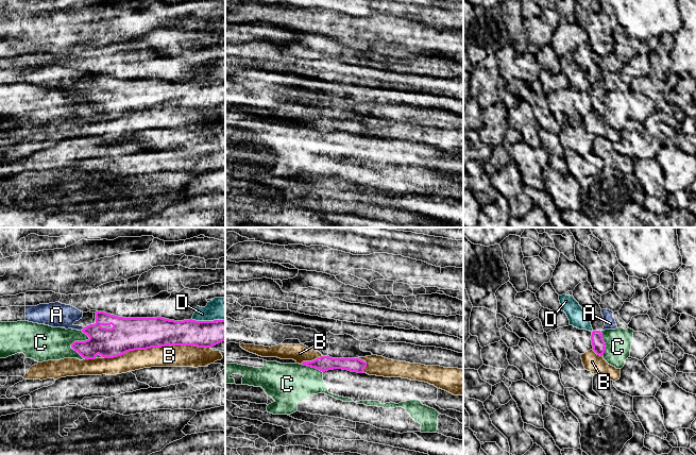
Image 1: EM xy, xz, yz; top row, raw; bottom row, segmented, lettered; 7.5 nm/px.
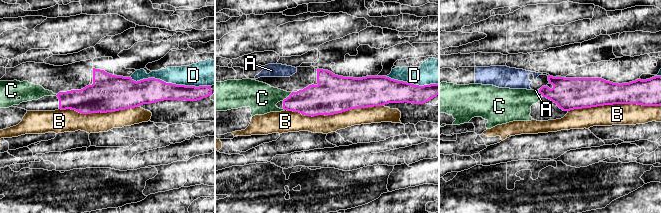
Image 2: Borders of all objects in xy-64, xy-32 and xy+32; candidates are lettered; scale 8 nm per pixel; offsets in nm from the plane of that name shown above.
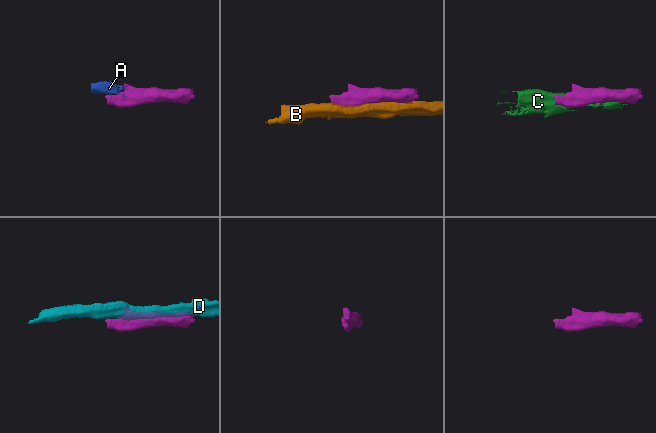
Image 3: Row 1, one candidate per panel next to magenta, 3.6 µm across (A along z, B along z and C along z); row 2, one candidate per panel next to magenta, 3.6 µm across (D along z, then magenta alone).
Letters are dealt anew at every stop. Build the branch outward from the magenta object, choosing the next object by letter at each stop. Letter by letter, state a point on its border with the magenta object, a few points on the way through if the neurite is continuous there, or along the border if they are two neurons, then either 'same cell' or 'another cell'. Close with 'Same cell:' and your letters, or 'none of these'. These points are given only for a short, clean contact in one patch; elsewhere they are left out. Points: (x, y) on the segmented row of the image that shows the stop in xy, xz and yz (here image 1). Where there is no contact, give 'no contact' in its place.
A: meets magenta in xy at (83, 329); border along xy (84, 327), (81, 330); another cell
B: meets magenta in xy at (156, 347); another cell
C: meets magenta in xy at (75, 341); border along xy (81, 331), (88, 338), (75, 340), (71, 347), (85, 358); another cell
D: meets magenta in xy at (208, 321); another cell
Same cell: none of these

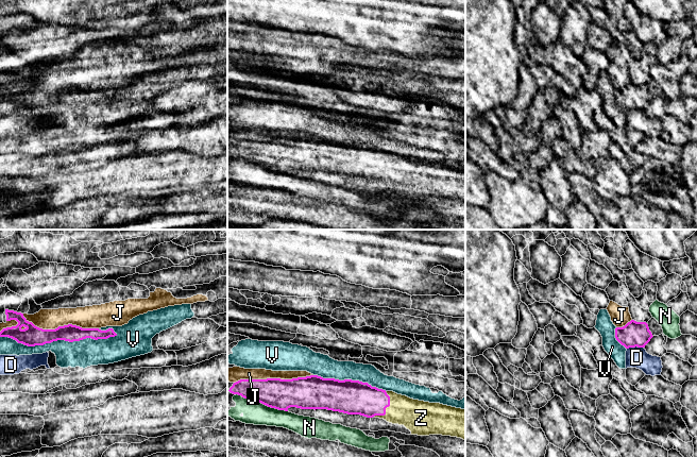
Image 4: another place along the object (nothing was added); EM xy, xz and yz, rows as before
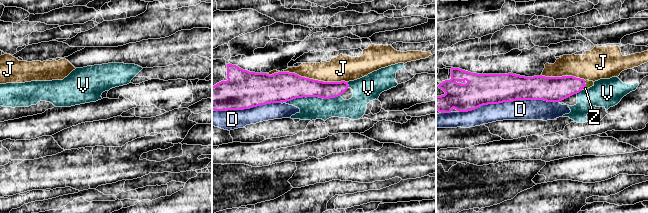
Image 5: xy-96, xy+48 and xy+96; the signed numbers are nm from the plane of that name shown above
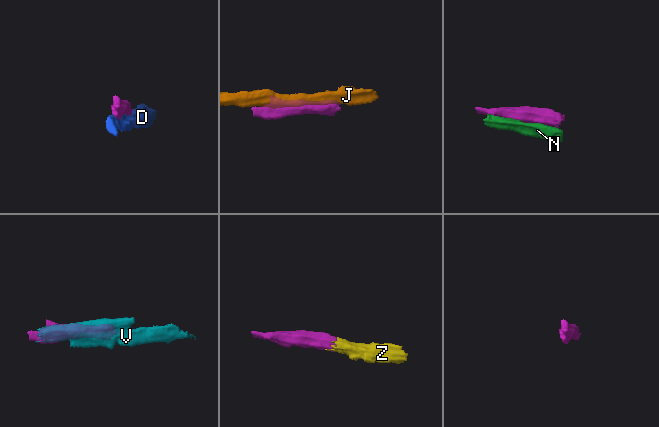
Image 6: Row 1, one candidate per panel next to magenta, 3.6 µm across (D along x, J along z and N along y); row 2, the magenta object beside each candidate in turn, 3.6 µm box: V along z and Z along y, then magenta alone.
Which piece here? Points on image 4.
D: meets magenta in yz at (634, 347); another cell
J: meets magenta in xz at (273, 378); another cell
N: meets magenta in xz at (261, 403); another cell
V: meets magenta in xy at (58, 339); another cell
Z: meets magenta in xz at (386, 407); runs through xz (355, 398), (379, 403), (386, 407), (393, 407), (417, 416); same cell
Same cell: Z

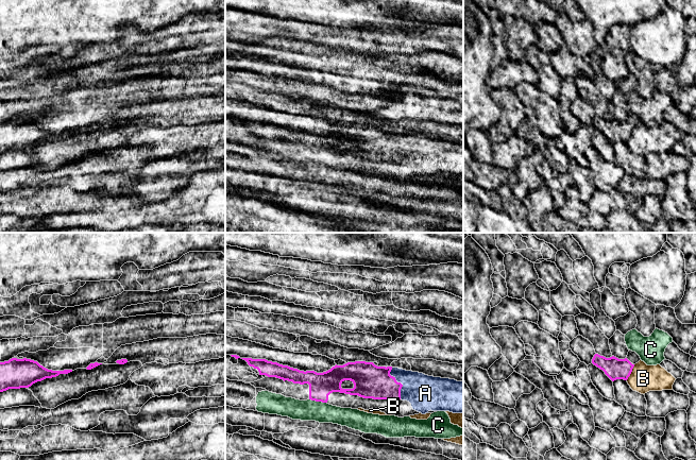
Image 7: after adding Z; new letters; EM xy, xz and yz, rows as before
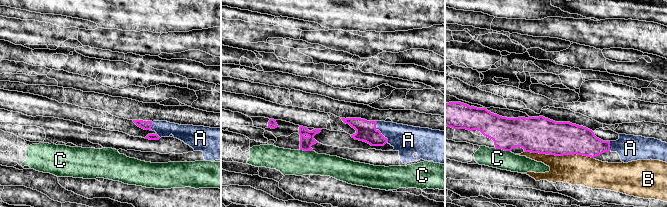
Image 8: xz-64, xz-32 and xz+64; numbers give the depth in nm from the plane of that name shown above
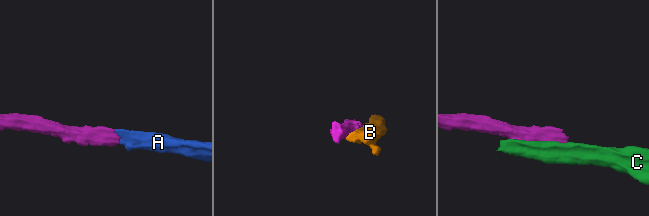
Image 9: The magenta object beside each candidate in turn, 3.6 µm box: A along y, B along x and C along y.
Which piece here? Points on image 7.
A: meets magenta in xz at (400, 382); runs through xz (370, 381), (400, 382), (414, 387), (425, 393); same cell
B: meets magenta in yz at (631, 371); another cell
C: meets magenta in xz at (318, 401); another cell
Same cell: A

